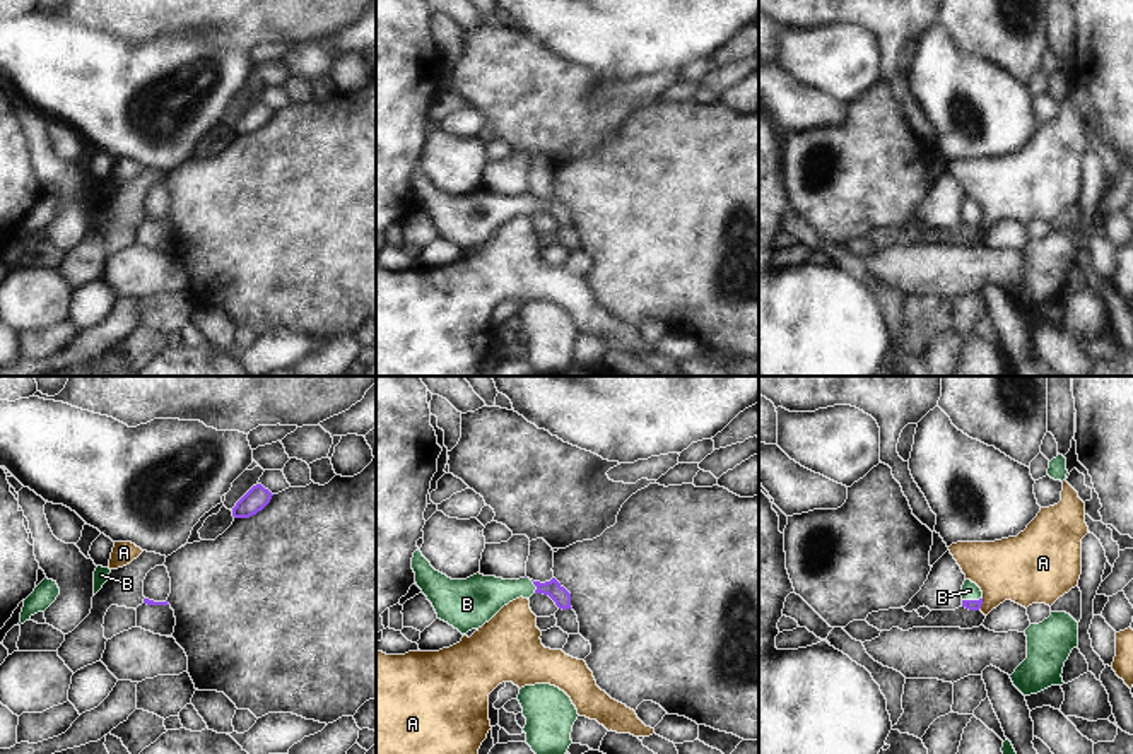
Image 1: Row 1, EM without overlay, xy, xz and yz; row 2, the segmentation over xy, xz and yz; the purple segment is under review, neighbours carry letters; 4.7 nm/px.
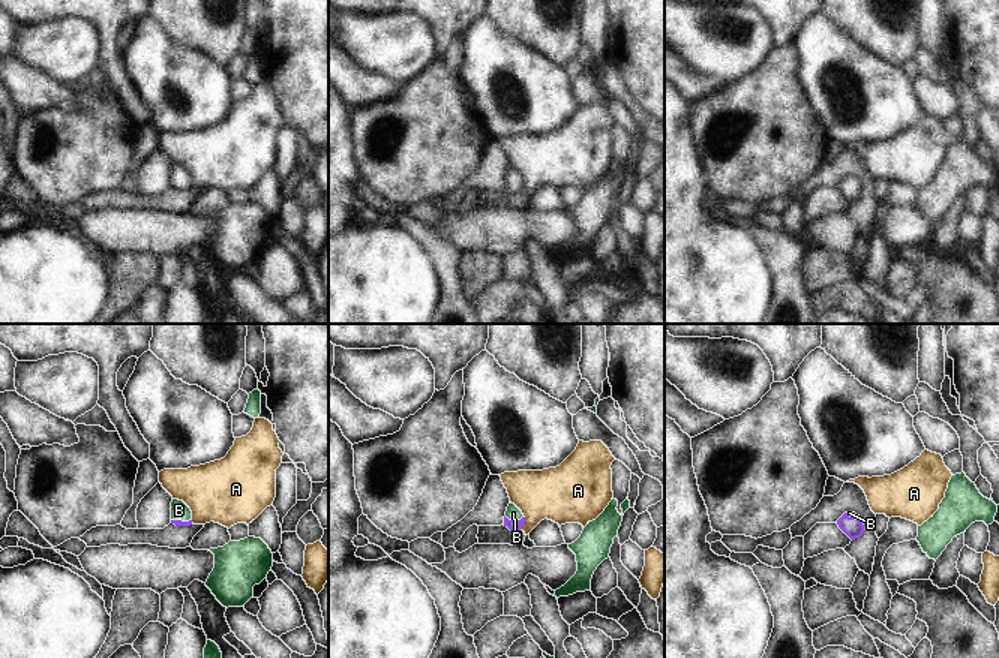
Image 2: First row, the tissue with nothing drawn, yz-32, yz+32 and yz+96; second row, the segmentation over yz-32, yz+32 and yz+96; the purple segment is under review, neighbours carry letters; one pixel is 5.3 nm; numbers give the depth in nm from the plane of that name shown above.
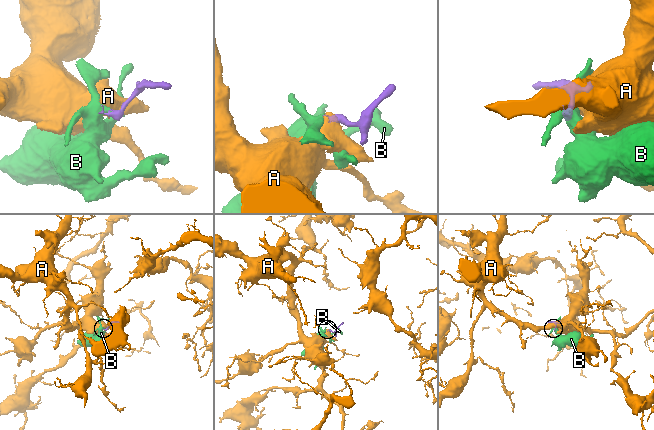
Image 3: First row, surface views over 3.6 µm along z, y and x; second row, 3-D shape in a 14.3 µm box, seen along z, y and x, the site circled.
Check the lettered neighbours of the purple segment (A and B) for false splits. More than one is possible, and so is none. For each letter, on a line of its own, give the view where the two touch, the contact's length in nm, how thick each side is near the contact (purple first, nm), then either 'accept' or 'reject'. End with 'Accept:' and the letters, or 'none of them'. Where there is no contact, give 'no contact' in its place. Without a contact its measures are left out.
A: contact in yz; length 60 nm; calibres 50 and 300 nm; reject
B: contact in yz; length 100 nm; calibres 50 and 80 nm; accept
Accept: B

